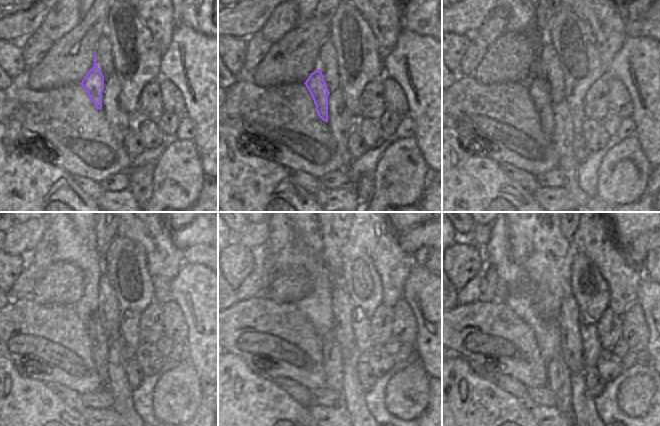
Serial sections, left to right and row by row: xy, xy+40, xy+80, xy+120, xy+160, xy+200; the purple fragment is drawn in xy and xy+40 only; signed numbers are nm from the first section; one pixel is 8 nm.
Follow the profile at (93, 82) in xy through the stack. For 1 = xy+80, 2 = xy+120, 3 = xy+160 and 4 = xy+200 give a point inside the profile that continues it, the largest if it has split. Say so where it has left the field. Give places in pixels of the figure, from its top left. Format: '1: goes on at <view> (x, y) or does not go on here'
1: goes on at xy+80 (538, 88)
2: goes on at xy+120 (100, 342)
3: goes on at xy+160 (332, 364)
4: goes on at xy+200 (559, 375)

